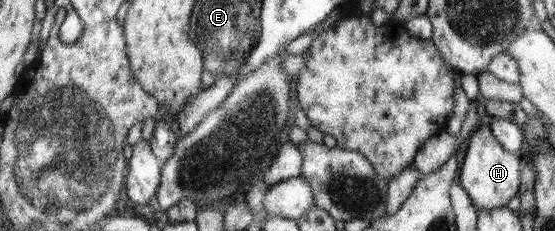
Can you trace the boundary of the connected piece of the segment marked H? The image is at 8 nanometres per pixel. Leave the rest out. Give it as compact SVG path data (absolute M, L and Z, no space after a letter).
M482 124L476 128L468 141L464 161L460 167L460 185L477 205L478 210L502 207L518 193L518 187L521 187L520 161L522 160L519 154L506 150L489 127Z

